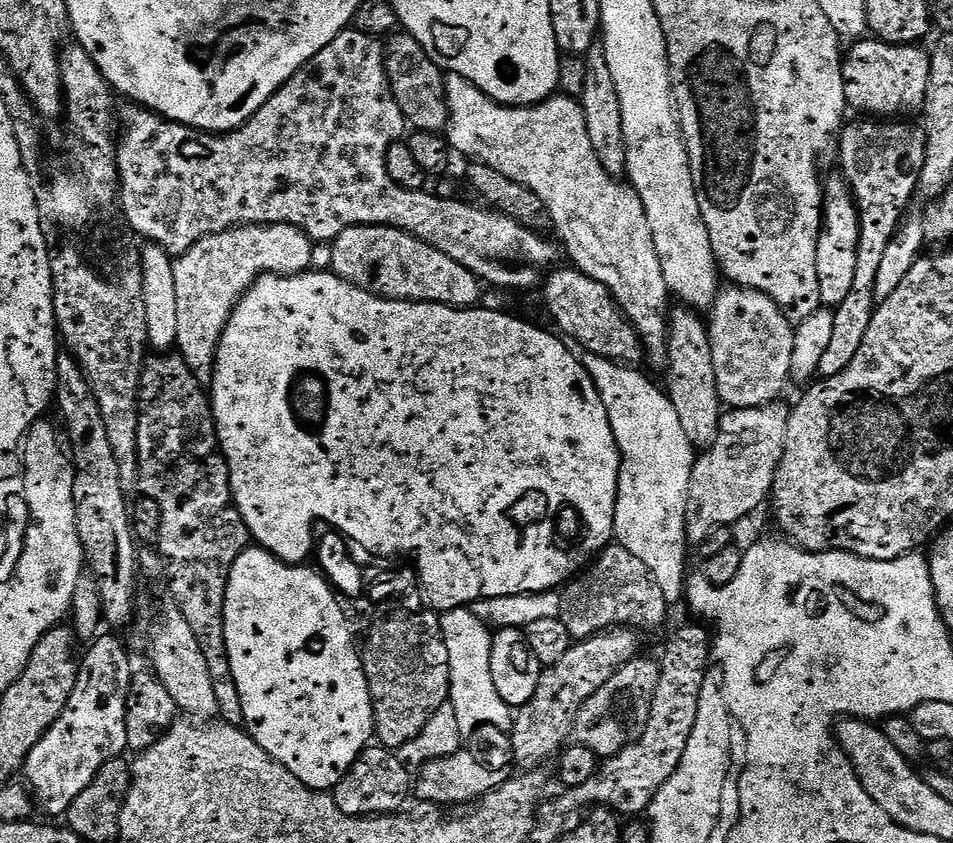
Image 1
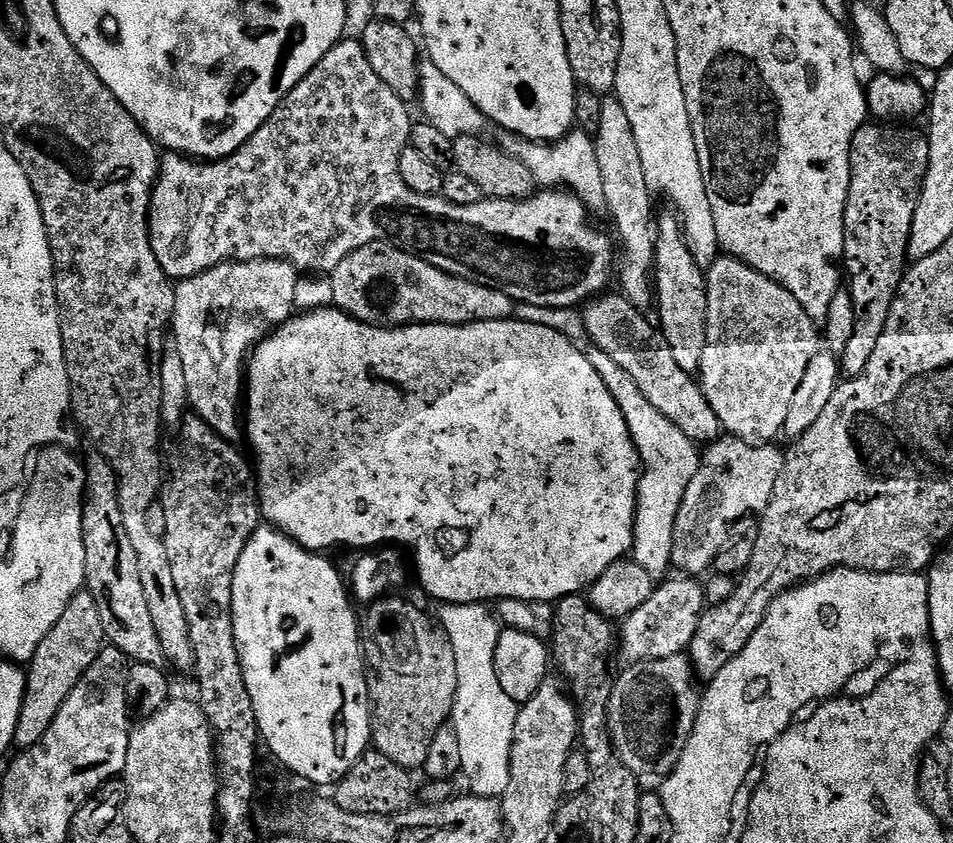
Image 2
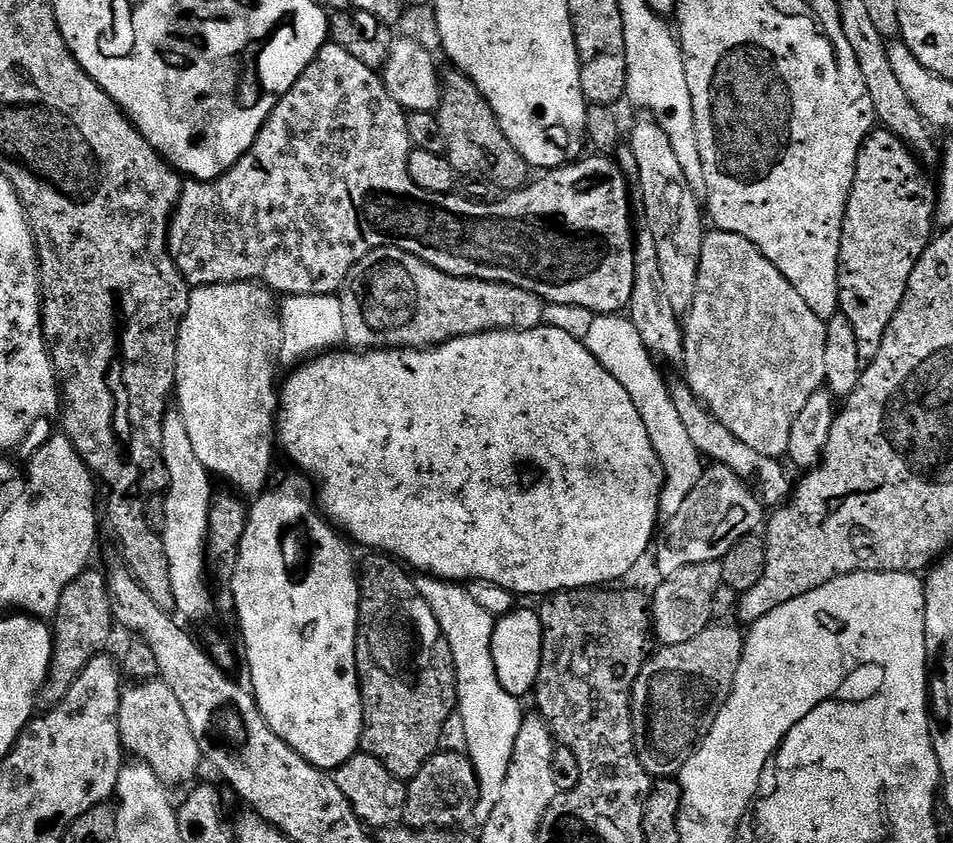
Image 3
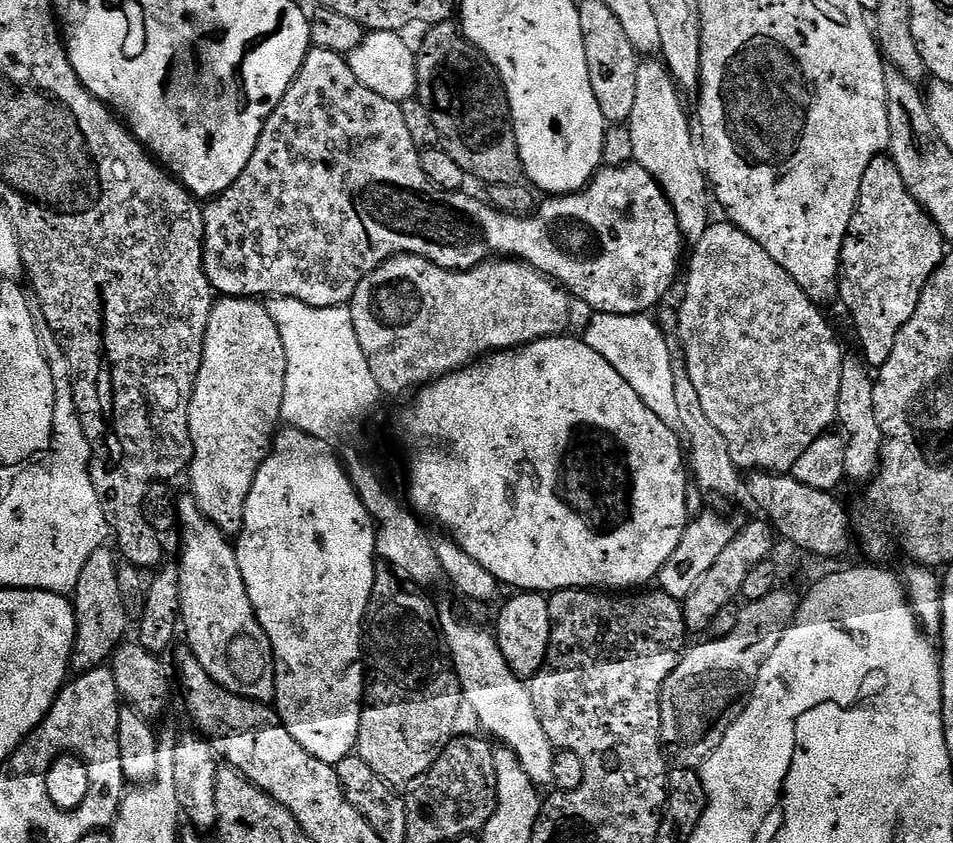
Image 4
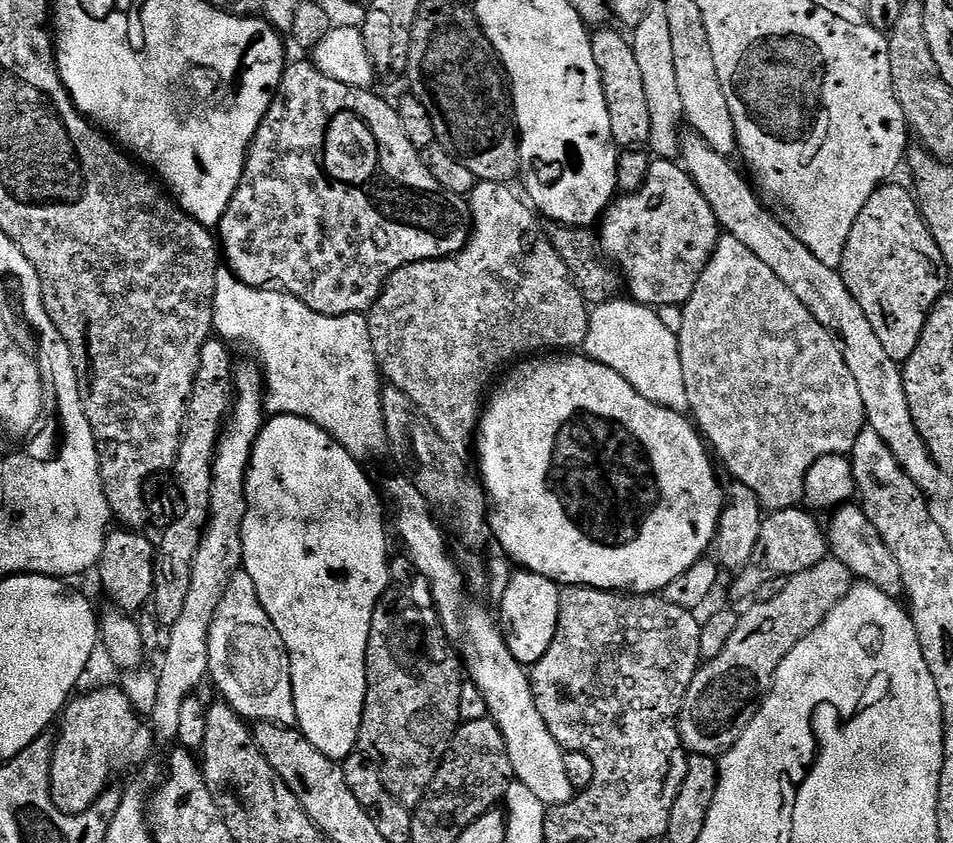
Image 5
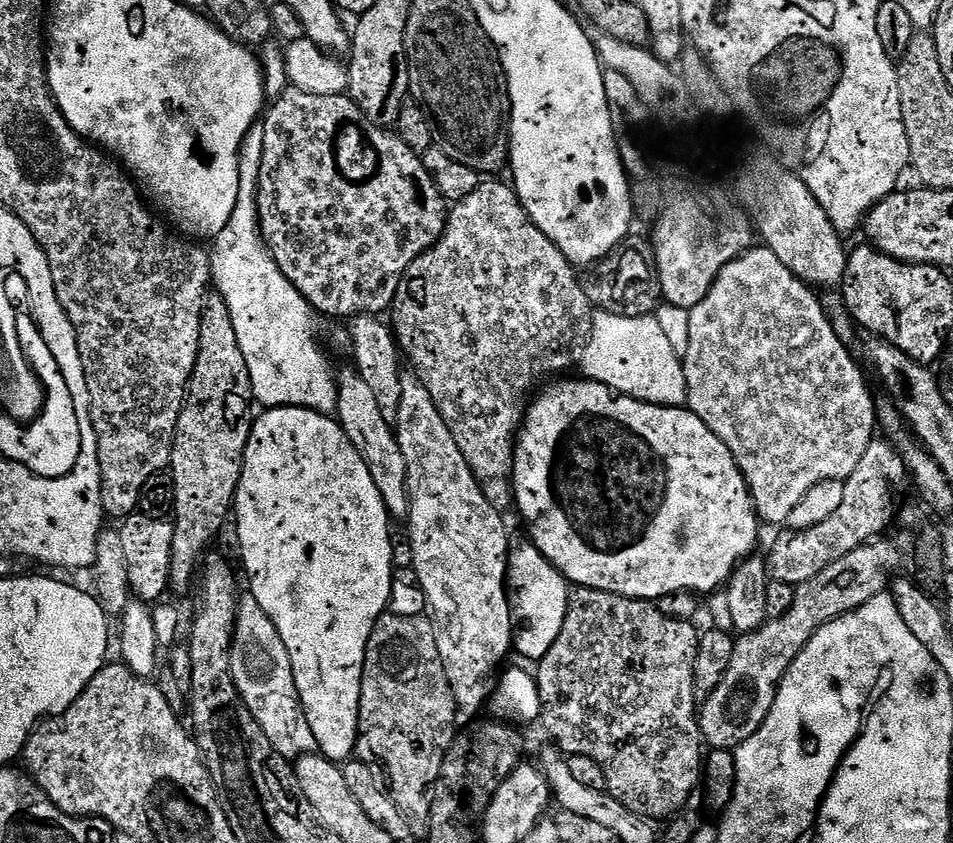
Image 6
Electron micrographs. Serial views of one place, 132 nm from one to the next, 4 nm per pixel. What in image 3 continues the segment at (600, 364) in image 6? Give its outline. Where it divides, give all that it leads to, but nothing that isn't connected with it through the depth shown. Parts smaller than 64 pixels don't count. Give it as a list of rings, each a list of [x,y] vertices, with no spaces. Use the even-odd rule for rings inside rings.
[[[600,314],[589,320],[592,321],[588,324],[588,333],[582,336],[582,343],[610,375],[618,378],[618,382],[622,382],[662,462],[664,490],[660,495],[660,519],[666,522],[674,518],[674,514],[678,514],[682,502],[686,502],[694,486],[698,486],[700,476],[706,467],[705,461],[694,446],[694,442],[690,442],[690,434],[682,422],[682,414],[678,414],[678,406],[672,401],[669,381],[664,381],[663,374],[656,369],[657,361],[642,342],[642,334],[638,334],[631,319],[624,314]]]

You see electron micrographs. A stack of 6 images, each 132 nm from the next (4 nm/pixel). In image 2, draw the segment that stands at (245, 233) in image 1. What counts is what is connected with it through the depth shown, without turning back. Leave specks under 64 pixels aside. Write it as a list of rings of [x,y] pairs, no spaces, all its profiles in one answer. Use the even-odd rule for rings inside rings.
[[[244,258],[239,262],[219,262],[203,270],[186,276],[175,285],[176,307],[170,317],[170,334],[174,339],[178,354],[182,354],[182,367],[186,369],[186,386],[188,387],[188,403],[194,409],[195,415],[205,420],[210,427],[224,440],[239,441],[242,436],[242,389],[246,384],[246,361],[256,347],[258,341],[265,335],[266,329],[271,330],[284,323],[293,315],[296,304],[296,285],[298,283],[298,269],[296,265],[283,258]]]

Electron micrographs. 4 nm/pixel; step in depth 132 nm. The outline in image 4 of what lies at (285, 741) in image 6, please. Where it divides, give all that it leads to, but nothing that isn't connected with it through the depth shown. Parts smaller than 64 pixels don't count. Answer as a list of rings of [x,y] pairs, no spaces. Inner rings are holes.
[[[191,494],[181,495],[178,500],[178,528],[184,531],[184,541],[180,544],[180,565],[178,571],[180,574],[180,582],[178,591],[180,593],[180,611],[179,619],[182,621],[182,632],[188,635],[186,640],[187,647],[192,649],[193,654],[198,658],[198,662],[206,670],[206,674],[210,674],[210,678],[214,678],[216,684],[220,684],[226,690],[230,690],[239,696],[245,696],[248,700],[258,700],[261,702],[272,702],[276,699],[276,670],[278,661],[276,655],[272,652],[270,646],[270,638],[266,638],[266,630],[262,630],[262,626],[256,620],[254,614],[254,606],[250,606],[250,594],[246,594],[246,582],[242,582],[242,570],[238,570],[238,558],[236,557],[235,547],[230,543],[229,537],[221,532],[218,528],[213,528],[208,520],[202,514],[202,510],[198,506],[195,496]]]

